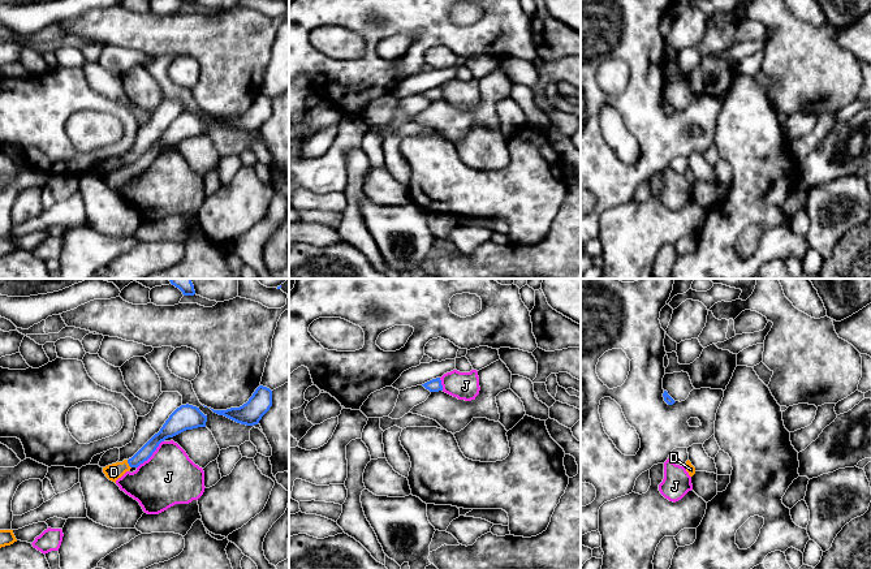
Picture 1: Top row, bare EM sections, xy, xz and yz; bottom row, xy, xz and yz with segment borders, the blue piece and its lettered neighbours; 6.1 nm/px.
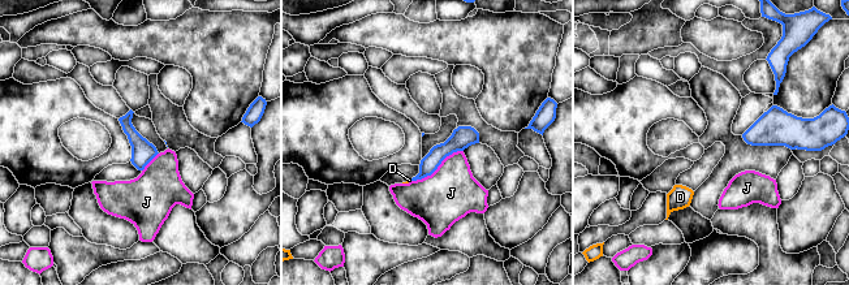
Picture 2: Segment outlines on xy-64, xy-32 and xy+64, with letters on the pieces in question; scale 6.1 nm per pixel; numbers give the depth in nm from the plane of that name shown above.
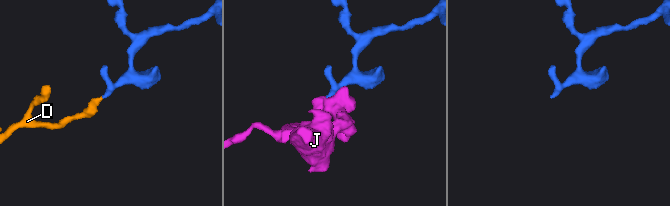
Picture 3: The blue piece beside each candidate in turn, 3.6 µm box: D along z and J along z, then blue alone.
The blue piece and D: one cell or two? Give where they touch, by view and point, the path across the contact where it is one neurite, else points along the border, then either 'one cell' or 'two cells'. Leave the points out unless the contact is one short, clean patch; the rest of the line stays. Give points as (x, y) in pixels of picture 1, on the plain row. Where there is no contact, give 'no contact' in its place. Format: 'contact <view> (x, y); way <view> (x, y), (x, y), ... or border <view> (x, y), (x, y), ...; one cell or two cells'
contact xy (128, 171); way xy (150, 155), (128, 171), (113, 180); one cell

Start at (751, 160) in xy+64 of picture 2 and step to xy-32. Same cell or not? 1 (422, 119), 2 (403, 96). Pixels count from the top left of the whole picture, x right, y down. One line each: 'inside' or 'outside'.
1: outside
2: outside

